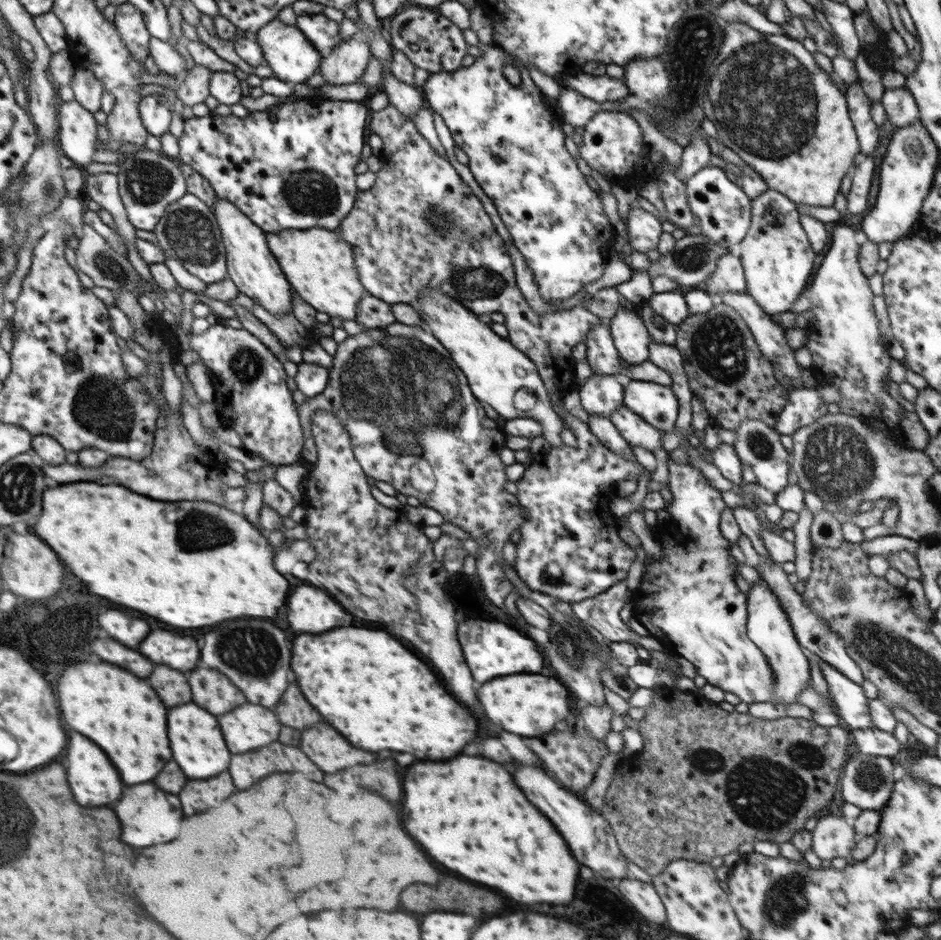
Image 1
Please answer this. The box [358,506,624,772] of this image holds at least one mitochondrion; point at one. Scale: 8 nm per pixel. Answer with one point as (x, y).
(574, 646)

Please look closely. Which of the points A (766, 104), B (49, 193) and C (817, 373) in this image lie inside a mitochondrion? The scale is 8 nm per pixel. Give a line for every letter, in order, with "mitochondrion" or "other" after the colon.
A: mitochondrion
B: mitochondrion
C: other

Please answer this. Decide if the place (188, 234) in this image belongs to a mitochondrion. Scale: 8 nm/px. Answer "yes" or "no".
yes

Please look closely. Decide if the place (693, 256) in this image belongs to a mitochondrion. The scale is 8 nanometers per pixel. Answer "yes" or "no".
yes

